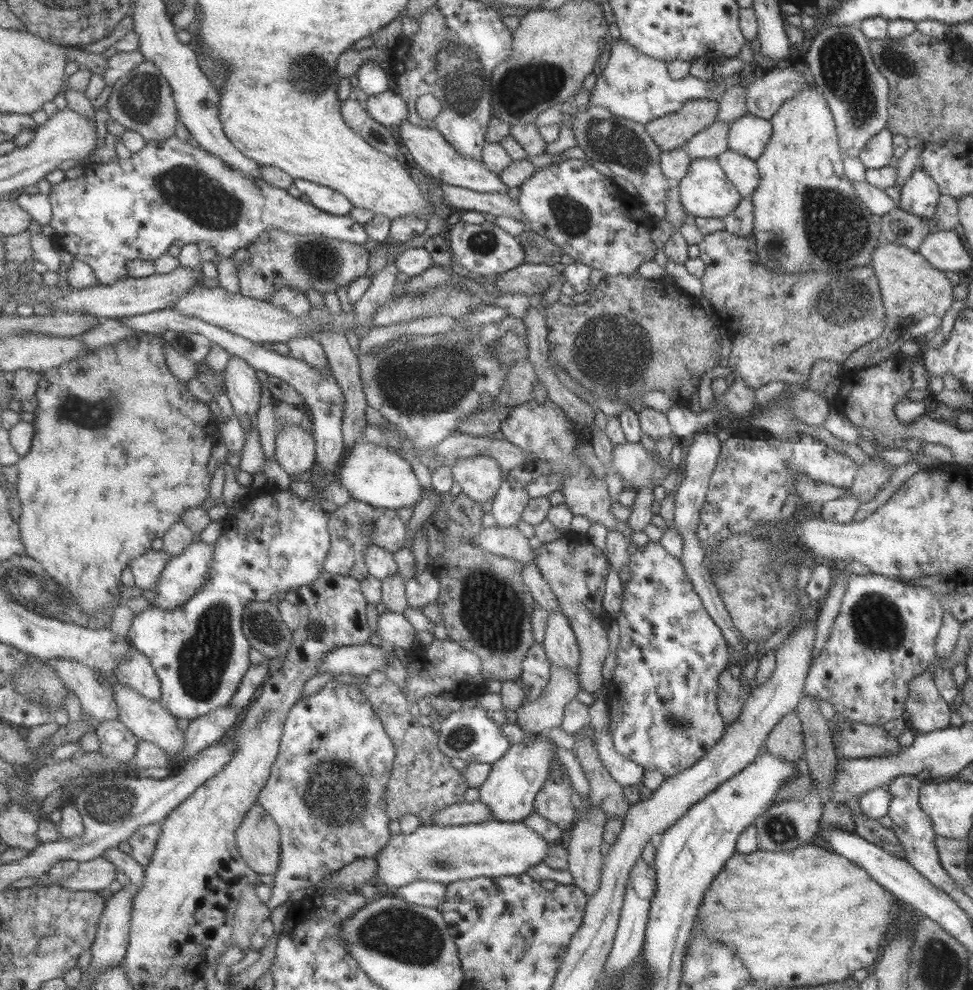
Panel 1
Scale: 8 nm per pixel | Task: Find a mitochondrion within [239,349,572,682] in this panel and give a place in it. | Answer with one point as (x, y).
(491, 610)

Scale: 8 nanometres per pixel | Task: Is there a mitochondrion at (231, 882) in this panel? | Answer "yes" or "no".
no

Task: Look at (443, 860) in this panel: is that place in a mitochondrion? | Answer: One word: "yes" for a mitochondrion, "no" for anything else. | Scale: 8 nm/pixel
yes

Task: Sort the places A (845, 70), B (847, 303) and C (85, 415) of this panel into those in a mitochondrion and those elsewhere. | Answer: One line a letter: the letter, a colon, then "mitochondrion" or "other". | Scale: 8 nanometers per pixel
A: mitochondrion
B: mitochondrion
C: mitochondrion

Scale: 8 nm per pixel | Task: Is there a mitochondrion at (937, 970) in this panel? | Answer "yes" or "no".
yes

